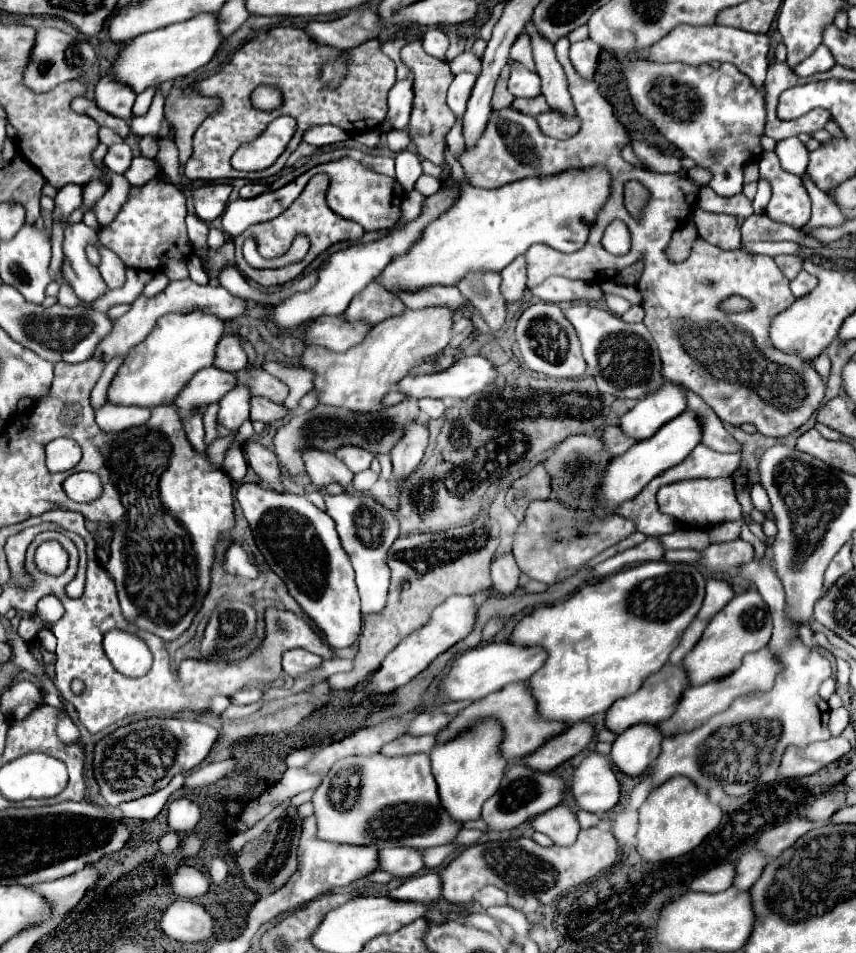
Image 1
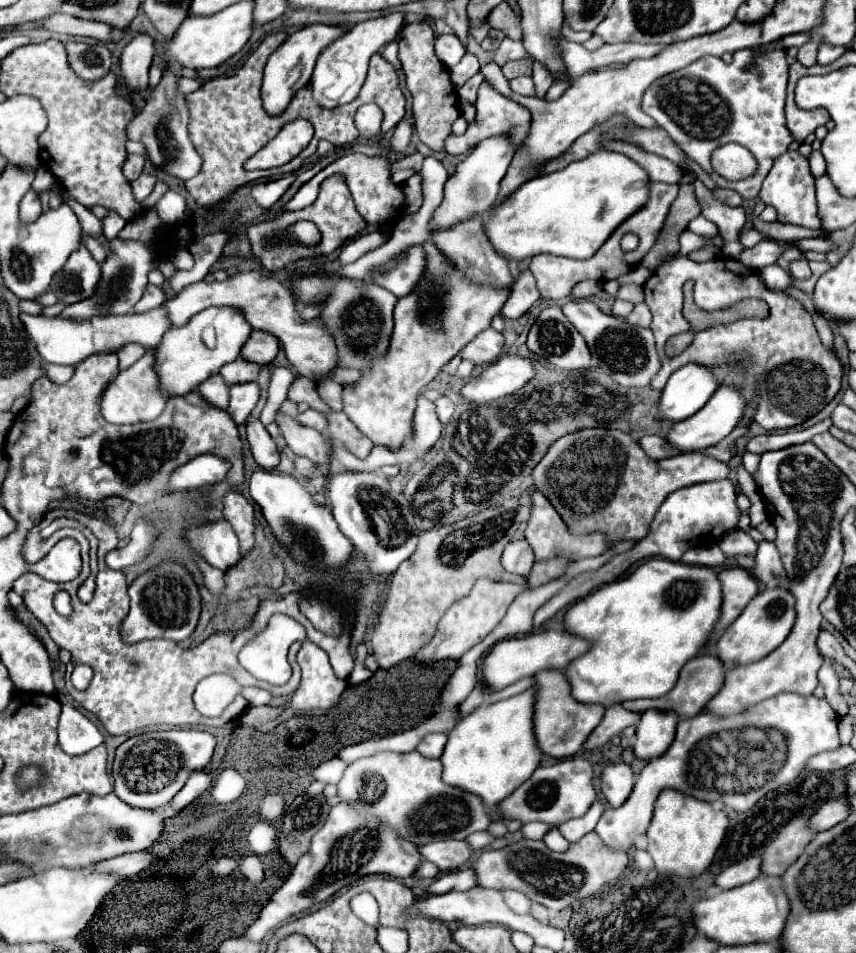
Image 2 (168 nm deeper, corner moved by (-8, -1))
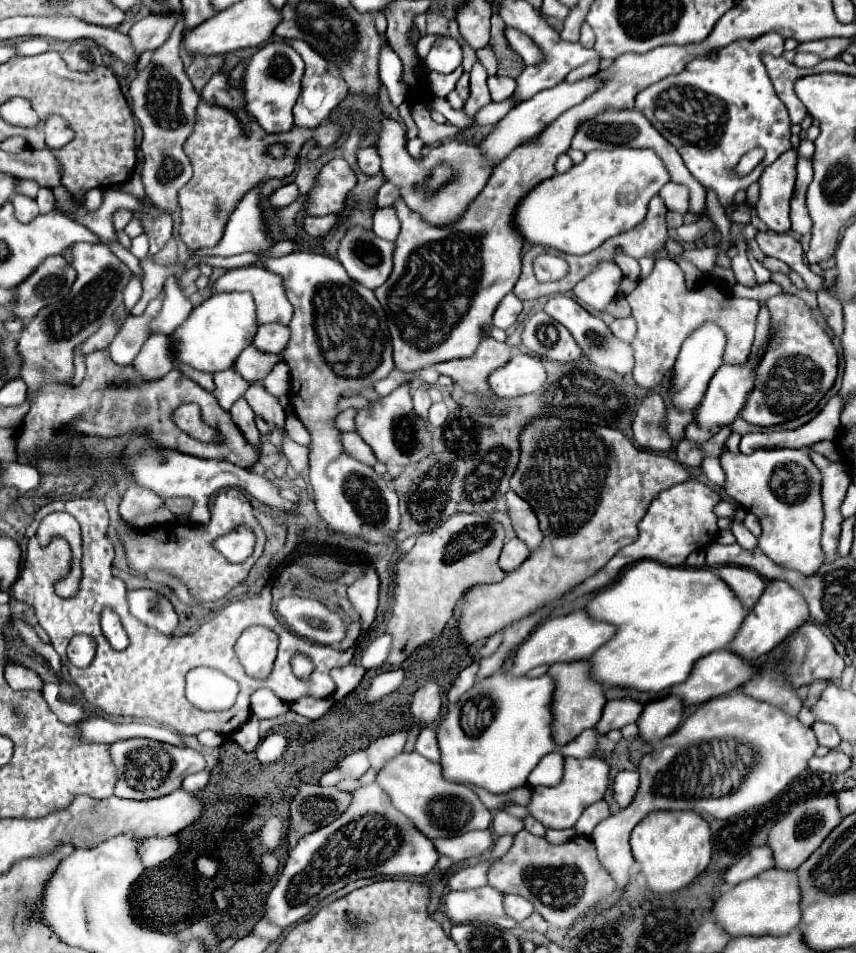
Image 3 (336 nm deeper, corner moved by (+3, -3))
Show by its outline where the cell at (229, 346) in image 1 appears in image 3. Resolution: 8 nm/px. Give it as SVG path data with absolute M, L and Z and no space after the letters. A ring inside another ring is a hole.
M270 323L260 325L252 345L266 353L282 353L288 341L290 341L290 327L282 323Z

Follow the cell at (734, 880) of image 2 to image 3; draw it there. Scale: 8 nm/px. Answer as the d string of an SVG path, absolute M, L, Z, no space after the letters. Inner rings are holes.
M760 845L760 847L752 847L740 861L736 861L726 873L724 873L724 881L728 885L736 885L742 883L746 879L752 879L754 875L772 869L774 867L774 855L772 849L768 845Z

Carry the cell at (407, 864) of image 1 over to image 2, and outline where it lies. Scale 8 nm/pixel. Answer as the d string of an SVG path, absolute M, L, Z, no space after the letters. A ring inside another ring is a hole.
M437 841L437 843L423 845L419 853L425 861L437 865L439 871L453 871L459 869L473 851L465 841Z

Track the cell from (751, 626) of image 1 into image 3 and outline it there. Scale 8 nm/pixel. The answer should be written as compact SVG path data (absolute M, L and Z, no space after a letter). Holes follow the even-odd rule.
M768 581L768 587L766 587L760 603L744 619L738 635L734 637L734 641L730 643L728 649L750 661L758 659L758 655L770 653L776 645L782 643L782 639L786 639L790 633L794 633L806 621L810 621L810 613L808 613L808 603L802 597L802 593L786 581Z

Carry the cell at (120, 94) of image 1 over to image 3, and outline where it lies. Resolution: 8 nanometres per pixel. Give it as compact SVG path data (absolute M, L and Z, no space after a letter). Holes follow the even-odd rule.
M150 13L142 19L138 19L128 37L132 39L132 45L138 53L144 53L148 49L158 49L172 33L174 25L178 23L178 13L164 13L164 15L156 15L156 13Z

